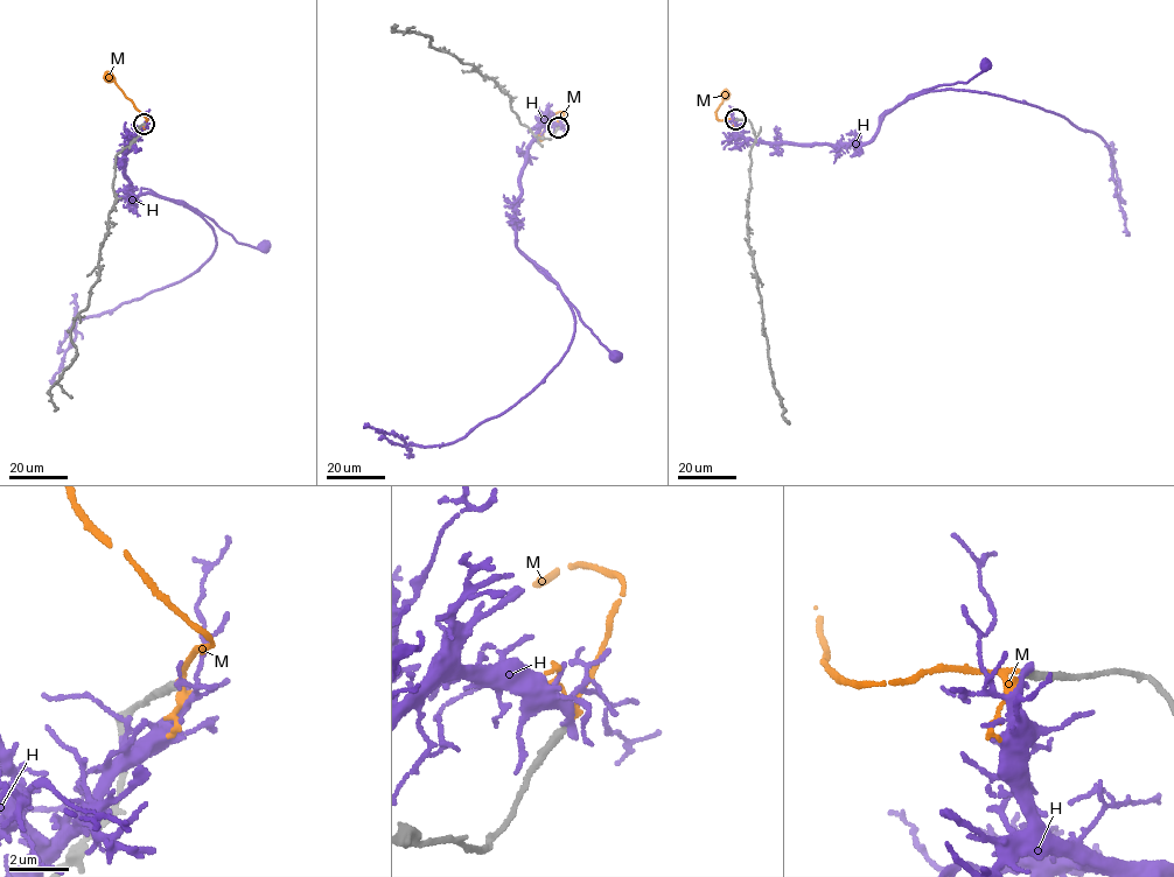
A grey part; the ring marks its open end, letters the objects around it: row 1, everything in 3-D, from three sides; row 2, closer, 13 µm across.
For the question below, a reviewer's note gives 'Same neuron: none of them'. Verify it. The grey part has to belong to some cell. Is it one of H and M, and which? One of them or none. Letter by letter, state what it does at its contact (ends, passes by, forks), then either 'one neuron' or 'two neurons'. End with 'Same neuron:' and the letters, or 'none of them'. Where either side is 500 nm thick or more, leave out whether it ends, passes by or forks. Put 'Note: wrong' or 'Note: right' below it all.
H: it ends there; two neurons
M: it passes by; one neuron
Same neuron: M
Note: wrong

